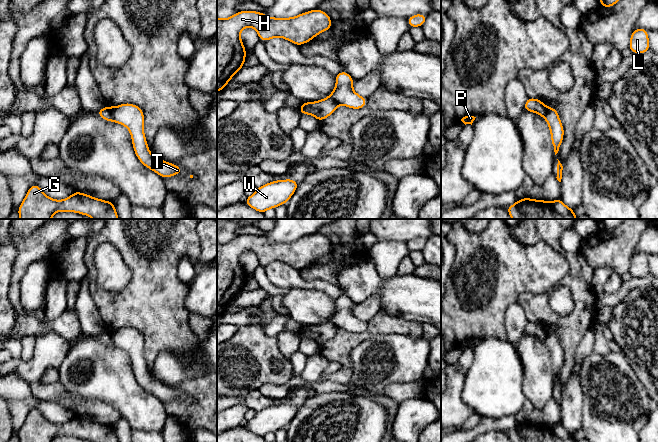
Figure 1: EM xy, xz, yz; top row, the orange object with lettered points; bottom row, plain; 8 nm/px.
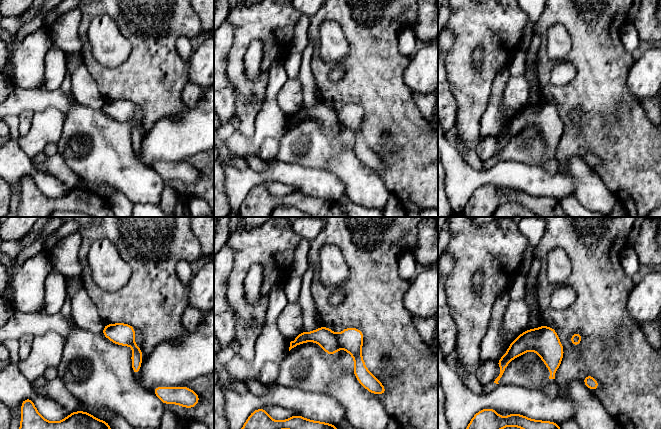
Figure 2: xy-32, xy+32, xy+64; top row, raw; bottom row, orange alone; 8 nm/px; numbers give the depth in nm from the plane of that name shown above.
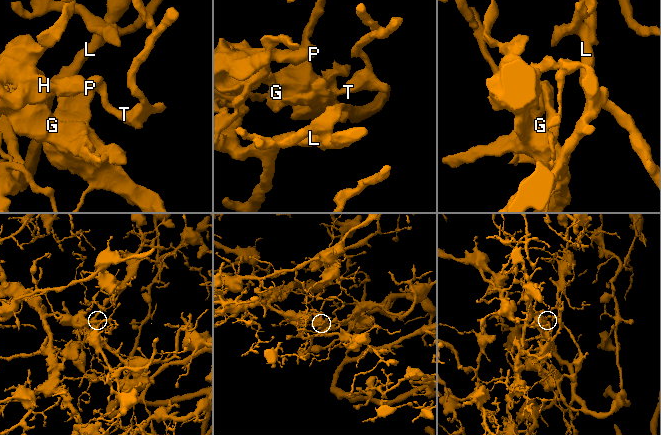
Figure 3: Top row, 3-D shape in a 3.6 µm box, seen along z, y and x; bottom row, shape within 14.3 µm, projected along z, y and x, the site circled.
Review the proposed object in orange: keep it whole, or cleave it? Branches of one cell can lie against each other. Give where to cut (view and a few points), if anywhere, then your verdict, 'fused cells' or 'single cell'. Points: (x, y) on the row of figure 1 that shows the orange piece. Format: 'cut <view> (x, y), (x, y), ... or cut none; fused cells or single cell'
cut xy (108, 106), (114, 120); fused cells

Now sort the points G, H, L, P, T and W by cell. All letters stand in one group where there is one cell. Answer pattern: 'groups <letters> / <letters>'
groups G H P / L T W

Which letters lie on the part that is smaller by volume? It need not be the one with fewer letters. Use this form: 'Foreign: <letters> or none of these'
Foreign: G, H, P

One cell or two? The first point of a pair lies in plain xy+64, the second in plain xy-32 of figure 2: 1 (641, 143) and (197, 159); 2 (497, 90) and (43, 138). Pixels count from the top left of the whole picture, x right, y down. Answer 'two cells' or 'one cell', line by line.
1: one cell
2: one cell

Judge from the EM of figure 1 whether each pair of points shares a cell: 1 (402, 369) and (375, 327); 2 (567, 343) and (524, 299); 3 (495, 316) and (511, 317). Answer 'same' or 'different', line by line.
1: different
2: same
3: different

